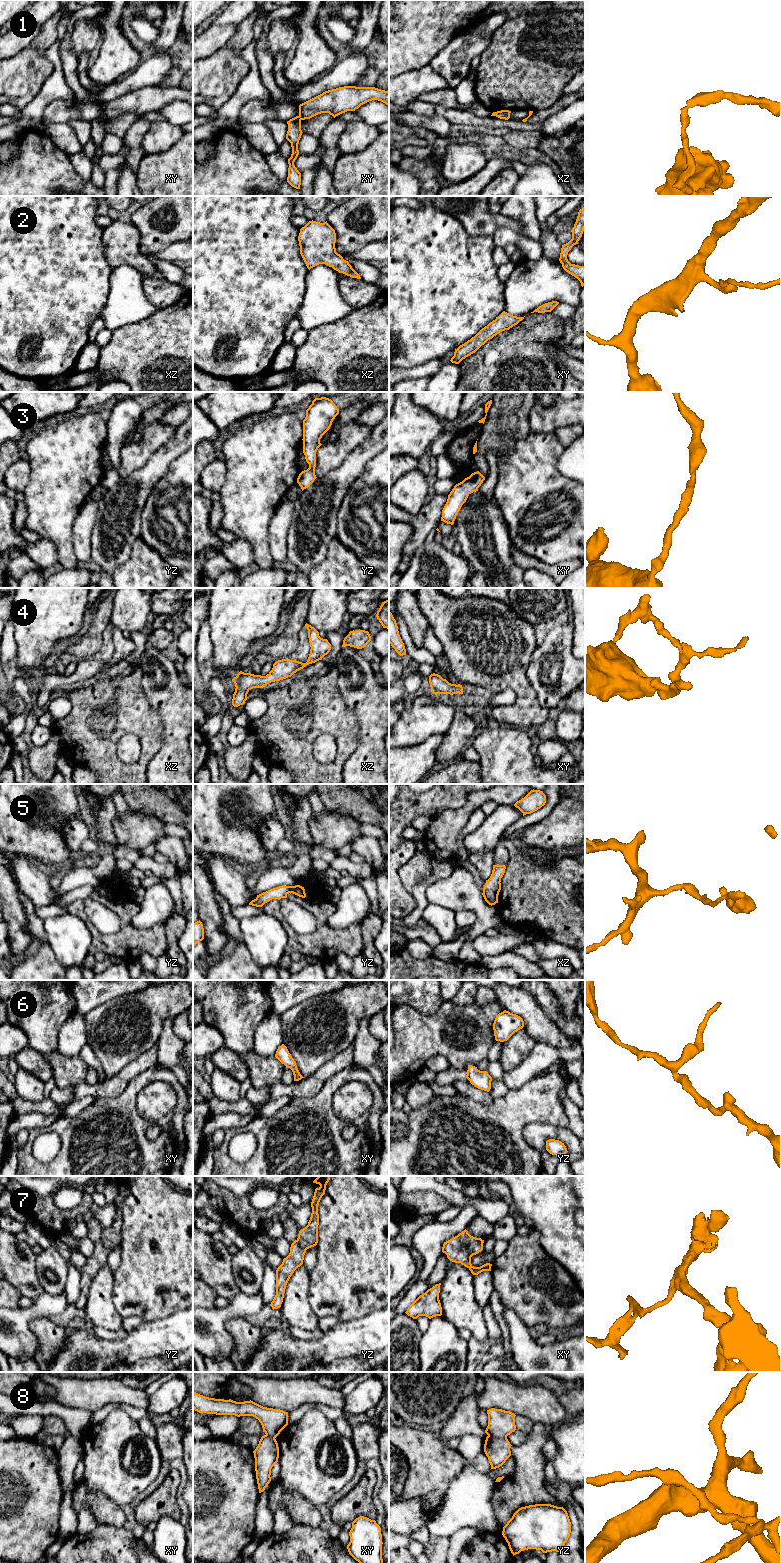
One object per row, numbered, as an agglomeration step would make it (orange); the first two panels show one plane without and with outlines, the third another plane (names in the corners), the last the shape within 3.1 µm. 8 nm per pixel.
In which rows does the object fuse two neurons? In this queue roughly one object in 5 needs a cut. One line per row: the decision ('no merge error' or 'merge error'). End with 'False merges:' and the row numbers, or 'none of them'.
1: merge error
2: no merge error
3: no merge error
4: no merge error
5: no merge error
6: no merge error
7: no merge error
8: merge error
False merges: 1, 8

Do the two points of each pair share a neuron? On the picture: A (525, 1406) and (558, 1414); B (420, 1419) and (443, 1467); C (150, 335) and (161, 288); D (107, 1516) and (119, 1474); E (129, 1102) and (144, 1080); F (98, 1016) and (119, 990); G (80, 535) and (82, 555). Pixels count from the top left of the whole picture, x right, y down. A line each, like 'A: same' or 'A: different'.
A: same
B: different
C: different
D: different
E: same
F: different
G: same

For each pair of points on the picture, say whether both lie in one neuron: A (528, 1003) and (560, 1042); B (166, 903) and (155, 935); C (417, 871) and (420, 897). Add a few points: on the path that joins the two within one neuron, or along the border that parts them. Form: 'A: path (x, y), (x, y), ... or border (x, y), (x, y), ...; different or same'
A: path (531, 1013), (550, 1032); same
B: border (164, 922), (149, 927), (136, 928); different
C: border (433, 864), (431, 875), (422, 879), (411, 892); different

